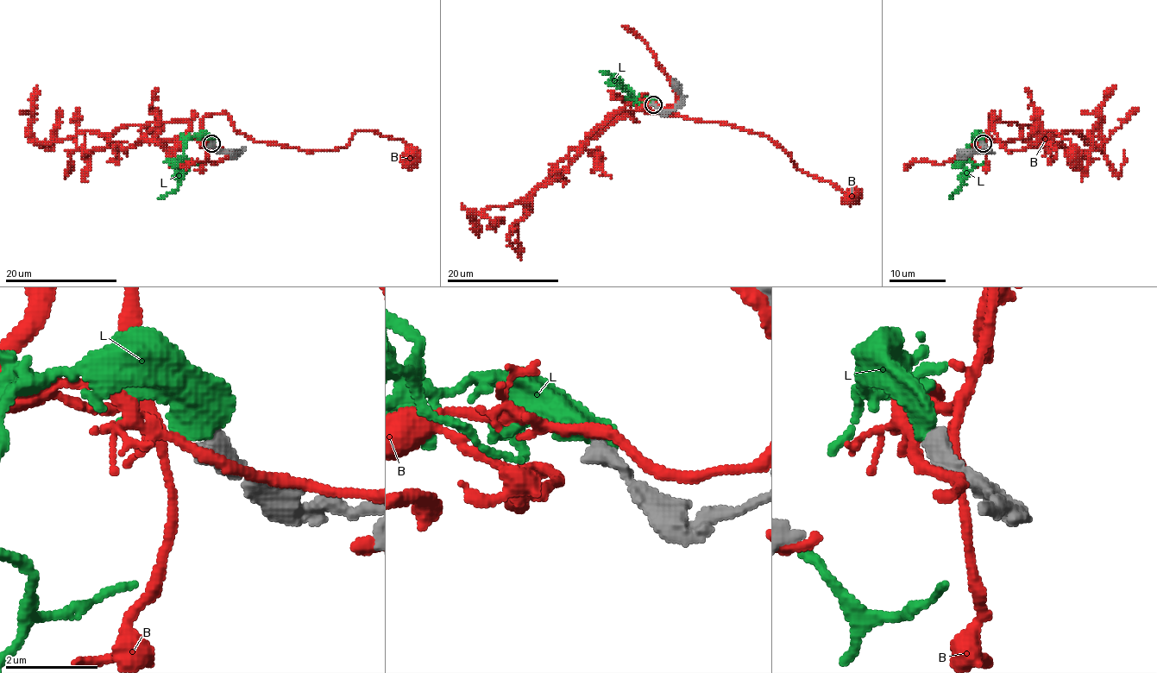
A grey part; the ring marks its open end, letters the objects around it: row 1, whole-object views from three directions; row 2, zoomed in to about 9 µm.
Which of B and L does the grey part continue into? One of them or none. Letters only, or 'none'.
none

